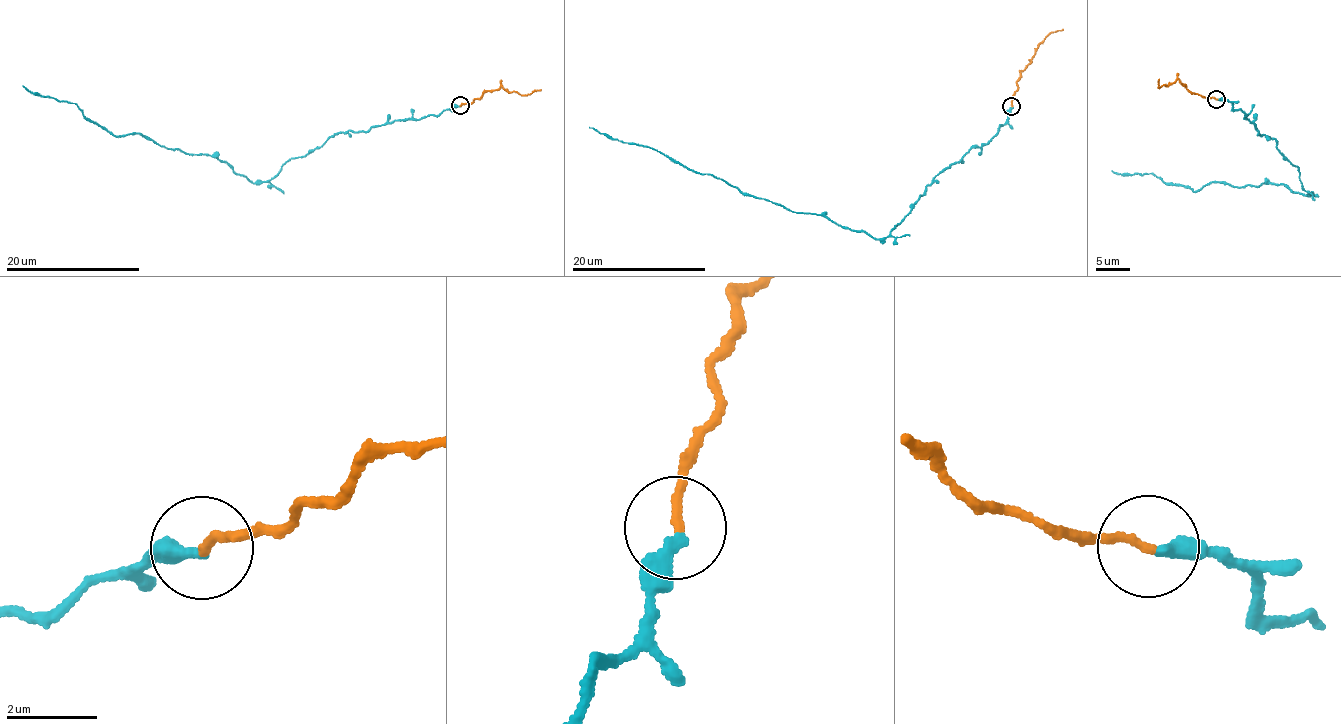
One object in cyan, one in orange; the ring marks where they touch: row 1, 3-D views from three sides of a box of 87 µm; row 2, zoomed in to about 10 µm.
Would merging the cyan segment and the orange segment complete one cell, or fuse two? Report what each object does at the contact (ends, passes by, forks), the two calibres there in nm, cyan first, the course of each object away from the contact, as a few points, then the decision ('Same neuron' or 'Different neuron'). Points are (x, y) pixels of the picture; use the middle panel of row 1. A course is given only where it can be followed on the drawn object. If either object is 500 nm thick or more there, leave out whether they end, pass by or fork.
At the ring cyan ends. At the ring orange ends. Thickness 320 nm (cyan) against 190 nm. Course of cyan: (1011, 107), (999, 131), (943, 168), (877, 239), (821, 215), (796, 213), (589, 126). Course of orange: (1011, 105), (1018, 78), (1037, 45), (1063, 28). Same neuron

